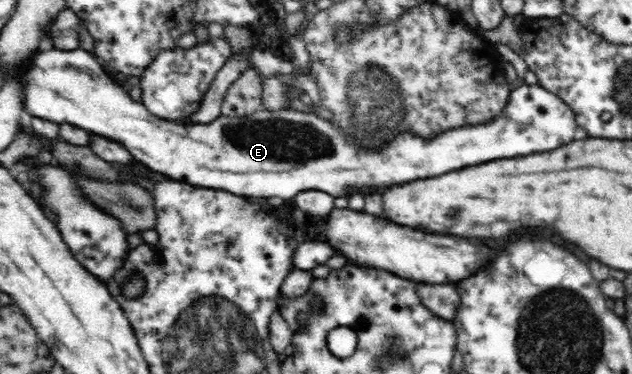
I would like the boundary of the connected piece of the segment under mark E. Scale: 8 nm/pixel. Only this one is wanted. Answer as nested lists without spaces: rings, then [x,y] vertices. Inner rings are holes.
[[[81,48],[39,51],[26,75],[27,114],[57,125],[71,124],[118,142],[129,150],[134,160],[170,179],[193,186],[215,186],[215,190],[227,190],[237,196],[251,194],[263,198],[293,198],[303,190],[323,190],[333,196],[349,196],[353,188],[383,188],[399,182],[411,182],[411,178],[431,178],[431,174],[443,174],[443,170],[459,170],[459,166],[475,166],[475,162],[491,162],[495,158],[513,158],[539,150],[555,150],[555,146],[571,142],[577,130],[575,114],[571,114],[571,108],[562,98],[542,86],[524,84],[512,86],[507,108],[489,124],[455,128],[451,132],[439,134],[431,142],[405,132],[383,150],[367,152],[353,146],[346,134],[333,123],[321,120],[315,113],[306,114],[292,109],[277,112],[263,109],[251,116],[239,118],[220,115],[213,122],[205,124],[159,119],[142,102],[131,99],[125,87],[113,83],[104,70],[93,54]]]

